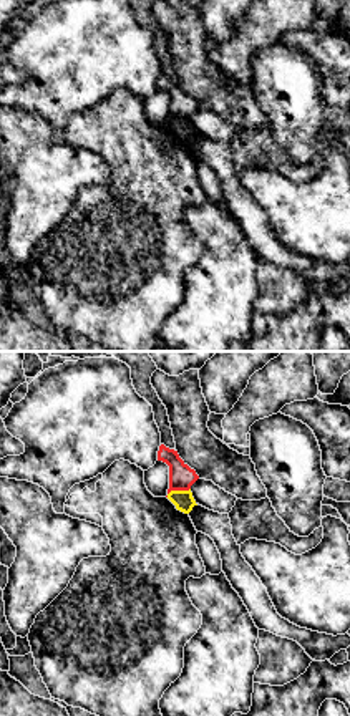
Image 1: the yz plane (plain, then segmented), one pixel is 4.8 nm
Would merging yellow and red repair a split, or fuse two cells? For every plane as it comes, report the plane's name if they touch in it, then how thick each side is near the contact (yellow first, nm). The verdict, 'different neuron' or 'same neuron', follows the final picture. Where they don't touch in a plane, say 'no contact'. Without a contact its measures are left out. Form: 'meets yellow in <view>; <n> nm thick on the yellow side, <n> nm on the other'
meets yellow in yz; 100 nm thick on the yellow side, 120 nm on the other

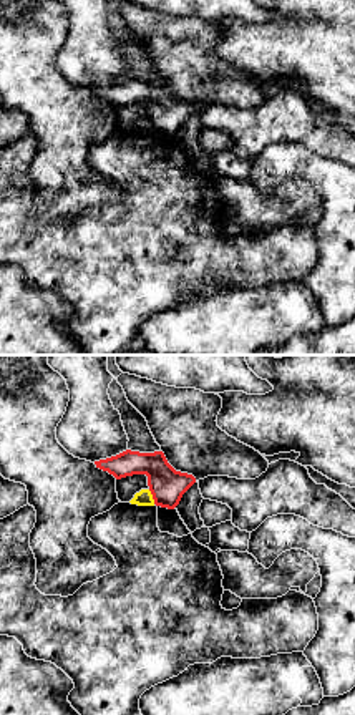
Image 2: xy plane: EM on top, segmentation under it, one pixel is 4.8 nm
meets yellow in xy; 80 nm thick on the yellow side, 170 nm on the other

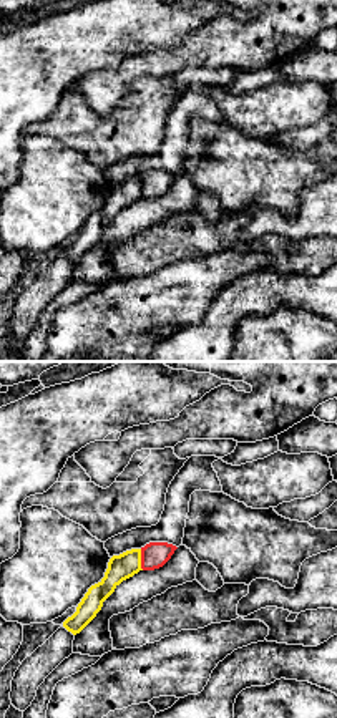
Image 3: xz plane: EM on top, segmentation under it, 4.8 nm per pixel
meets yellow in xz; 130 nm thick on the yellow side, 130 nm on the other

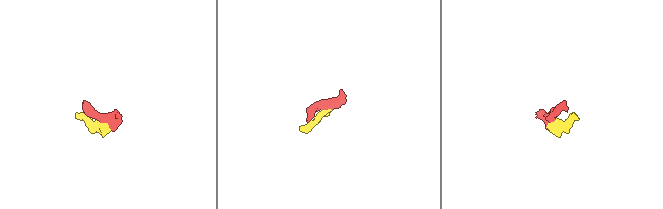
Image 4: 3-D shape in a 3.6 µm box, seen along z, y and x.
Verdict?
different neuron

